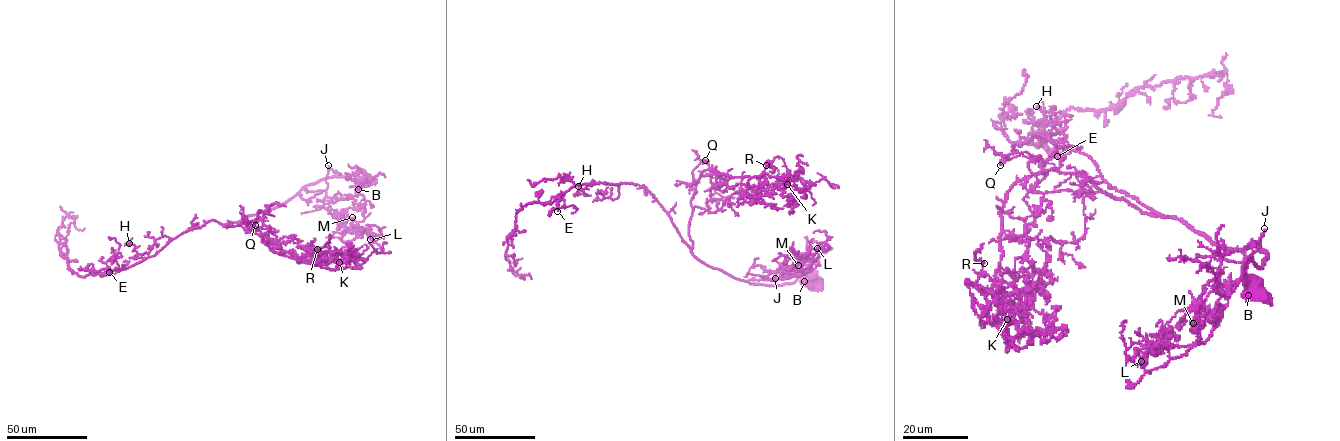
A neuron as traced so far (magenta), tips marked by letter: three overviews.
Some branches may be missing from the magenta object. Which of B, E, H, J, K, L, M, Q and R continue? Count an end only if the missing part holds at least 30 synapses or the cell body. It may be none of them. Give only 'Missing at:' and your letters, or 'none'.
Missing at: J

